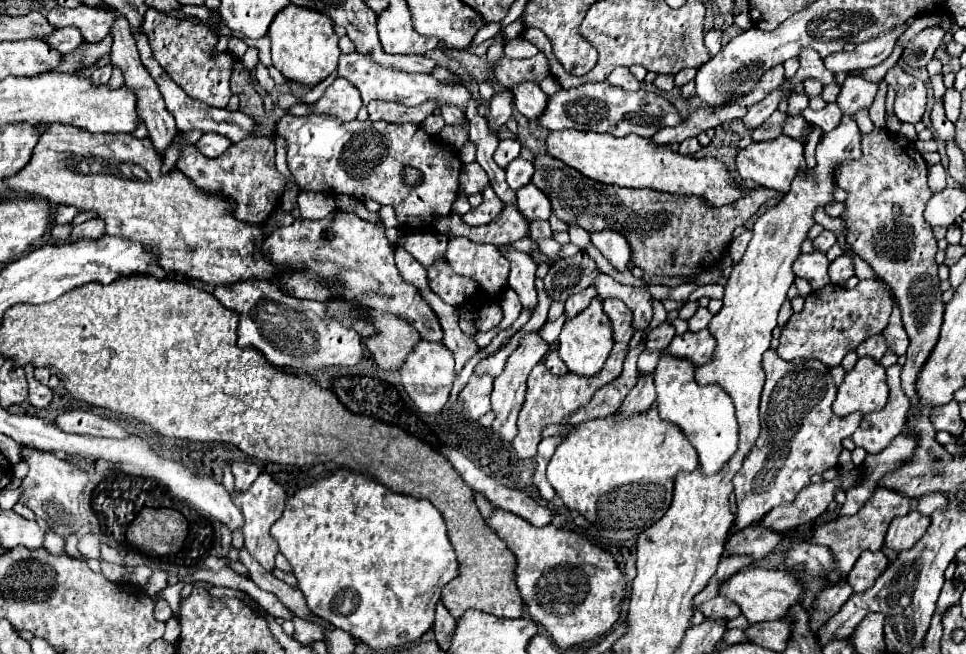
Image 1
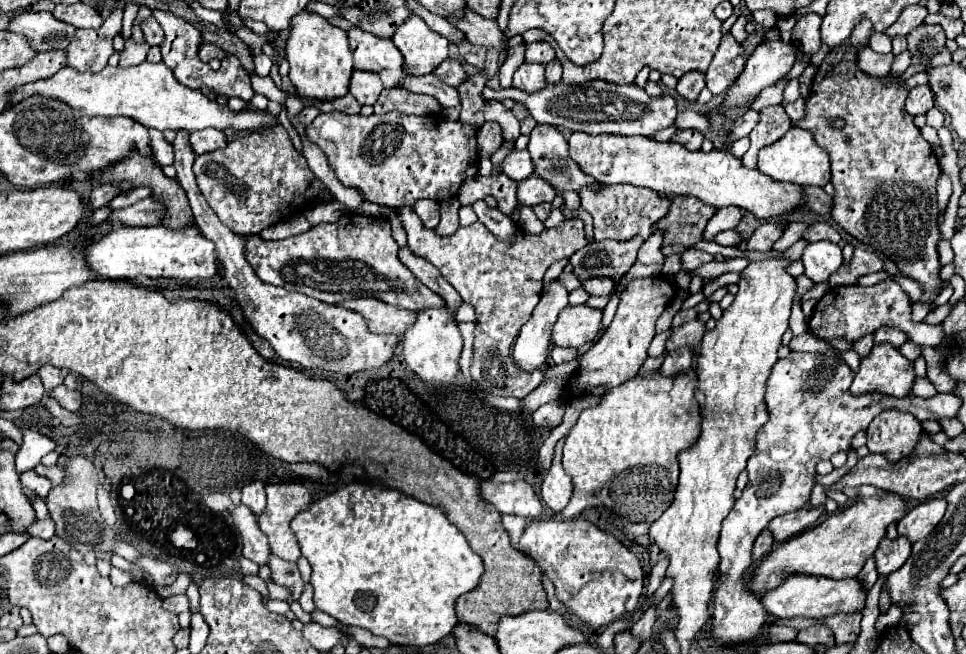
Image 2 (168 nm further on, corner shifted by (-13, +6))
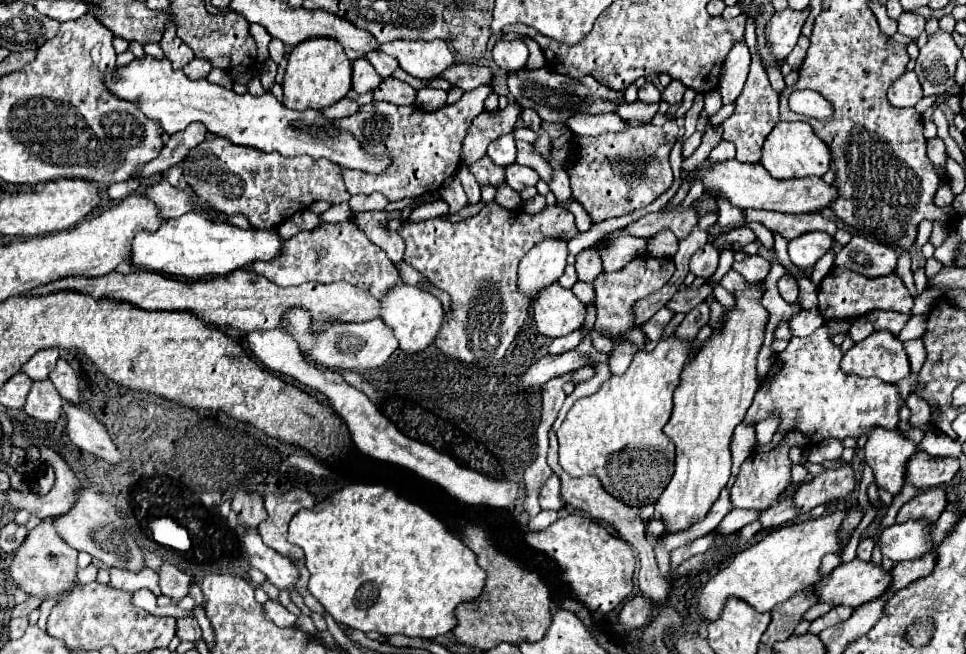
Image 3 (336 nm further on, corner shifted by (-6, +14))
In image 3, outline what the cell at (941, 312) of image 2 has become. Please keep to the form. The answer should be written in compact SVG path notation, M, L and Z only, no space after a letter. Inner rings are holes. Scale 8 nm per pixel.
M915 315L907 321L907 325L901 329L899 339L901 341L909 341L909 339L917 339L921 333L925 331L925 315Z

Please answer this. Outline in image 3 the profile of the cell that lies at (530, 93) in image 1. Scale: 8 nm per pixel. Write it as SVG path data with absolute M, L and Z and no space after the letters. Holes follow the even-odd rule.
M499 39L495 45L493 45L493 61L503 69L503 71L513 71L513 69L521 69L525 67L527 63L527 45L521 41L521 39L515 39L515 41L505 41L505 39Z

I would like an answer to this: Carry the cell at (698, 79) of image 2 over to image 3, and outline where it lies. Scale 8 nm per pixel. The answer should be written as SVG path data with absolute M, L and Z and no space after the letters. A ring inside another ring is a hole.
M671 81L669 87L665 87L661 99L667 101L669 105L673 105L673 103L681 103L683 93L685 93L685 85L681 85L681 81Z

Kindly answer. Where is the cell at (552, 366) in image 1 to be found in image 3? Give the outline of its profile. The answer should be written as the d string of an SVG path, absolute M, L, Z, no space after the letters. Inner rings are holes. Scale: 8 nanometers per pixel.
M577 329L575 333L569 333L569 335L563 335L563 337L553 339L551 345L549 345L549 353L551 353L551 355L559 355L559 353L565 353L565 351L571 351L571 349L575 349L581 341L583 341L583 331Z

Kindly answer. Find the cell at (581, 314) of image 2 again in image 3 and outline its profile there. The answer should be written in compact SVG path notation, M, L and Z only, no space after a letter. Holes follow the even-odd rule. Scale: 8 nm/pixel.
M557 281L545 285L533 297L535 327L545 337L561 337L583 325L585 307L571 289L563 289Z

